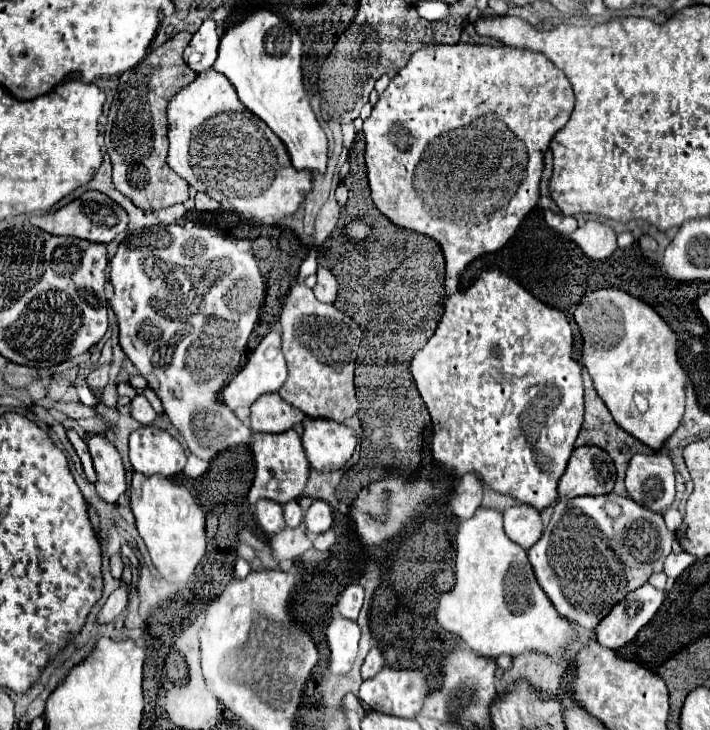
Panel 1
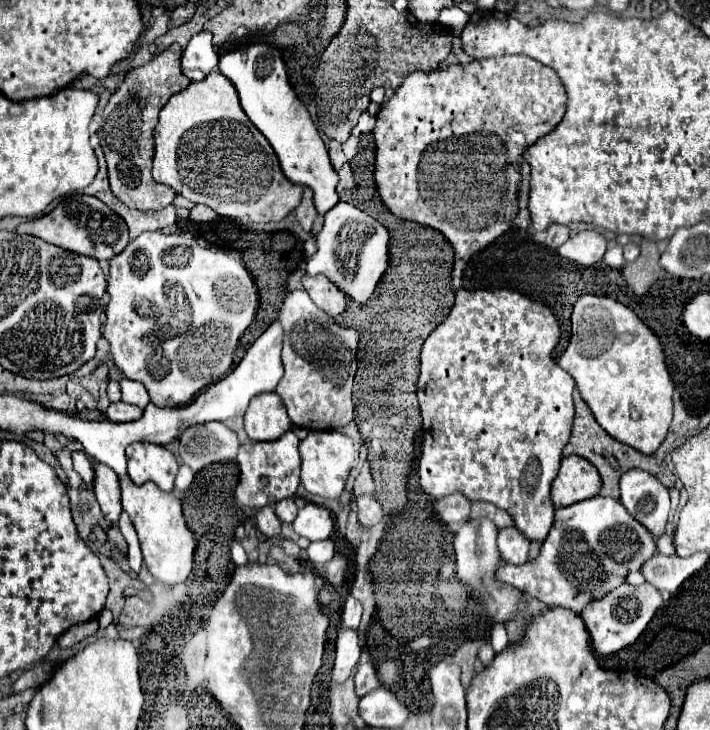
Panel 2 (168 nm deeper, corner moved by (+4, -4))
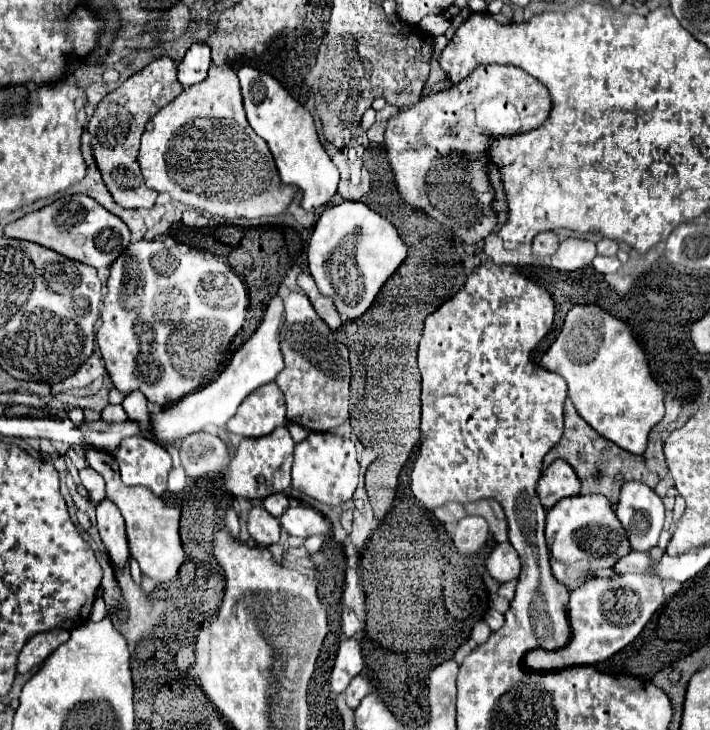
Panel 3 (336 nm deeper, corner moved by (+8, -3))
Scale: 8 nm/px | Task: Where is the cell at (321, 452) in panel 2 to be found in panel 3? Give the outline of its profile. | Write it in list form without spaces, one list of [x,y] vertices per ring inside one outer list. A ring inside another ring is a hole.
[[[310,431],[304,441],[294,447],[292,463],[292,489],[310,495],[328,505],[340,505],[348,501],[358,485],[360,465],[356,461],[356,447],[350,439],[344,439],[334,433]]]

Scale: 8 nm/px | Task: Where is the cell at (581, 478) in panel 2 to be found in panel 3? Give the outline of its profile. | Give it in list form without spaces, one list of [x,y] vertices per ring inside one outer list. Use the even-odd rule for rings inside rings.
[[[556,459],[552,465],[548,465],[538,481],[538,497],[546,509],[554,507],[564,497],[574,497],[580,493],[580,479],[576,471],[564,463],[562,459]]]

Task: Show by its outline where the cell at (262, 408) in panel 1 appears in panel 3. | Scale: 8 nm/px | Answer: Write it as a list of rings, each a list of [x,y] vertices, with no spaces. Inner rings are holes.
[[[268,383],[248,395],[248,401],[228,421],[228,431],[242,437],[264,437],[280,425],[286,425],[284,395],[276,383]]]

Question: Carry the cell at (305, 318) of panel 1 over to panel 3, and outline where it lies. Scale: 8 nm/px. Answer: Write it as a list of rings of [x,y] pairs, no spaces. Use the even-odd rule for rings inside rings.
[[[304,293],[284,295],[284,325],[280,349],[286,367],[276,383],[286,397],[286,417],[308,431],[332,431],[348,419],[350,361],[348,347],[334,337],[334,331],[318,317]]]

